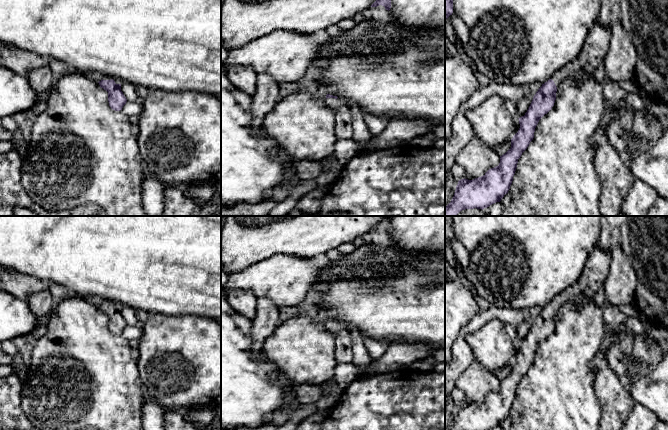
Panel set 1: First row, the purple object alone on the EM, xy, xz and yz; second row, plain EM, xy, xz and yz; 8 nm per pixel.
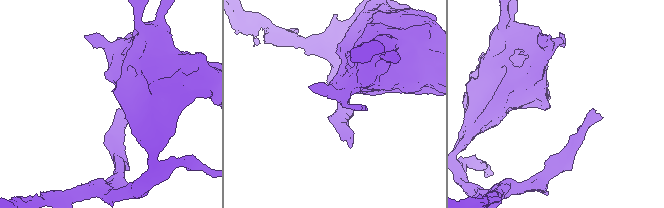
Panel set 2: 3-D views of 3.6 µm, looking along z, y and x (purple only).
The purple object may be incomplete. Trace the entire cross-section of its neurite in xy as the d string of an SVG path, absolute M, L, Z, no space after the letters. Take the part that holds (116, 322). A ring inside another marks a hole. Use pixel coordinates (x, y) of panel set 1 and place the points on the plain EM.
M103 299L101 305L98 306L100 311L108 316L108 326L111 333L115 335L122 334L127 323L121 315L121 303L113 302L109 299Z

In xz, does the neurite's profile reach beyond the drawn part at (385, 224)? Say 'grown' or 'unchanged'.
unchanged

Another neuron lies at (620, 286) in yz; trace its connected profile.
M620 246L611 252L610 272L604 283L604 293L611 305L622 306L633 301L637 275Z

